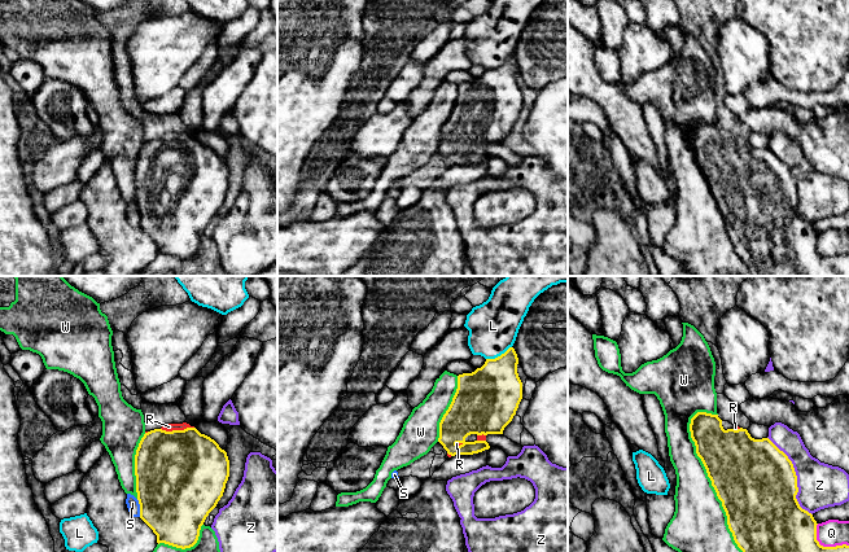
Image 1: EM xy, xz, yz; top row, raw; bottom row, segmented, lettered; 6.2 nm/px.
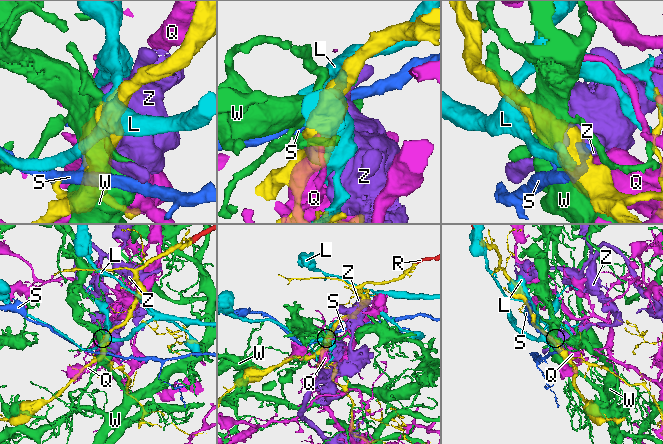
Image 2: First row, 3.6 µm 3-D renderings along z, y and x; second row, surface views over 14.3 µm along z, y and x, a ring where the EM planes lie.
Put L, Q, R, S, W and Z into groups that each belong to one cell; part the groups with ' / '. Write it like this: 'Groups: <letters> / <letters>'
Groups: L / Q / R / S / W / Z

